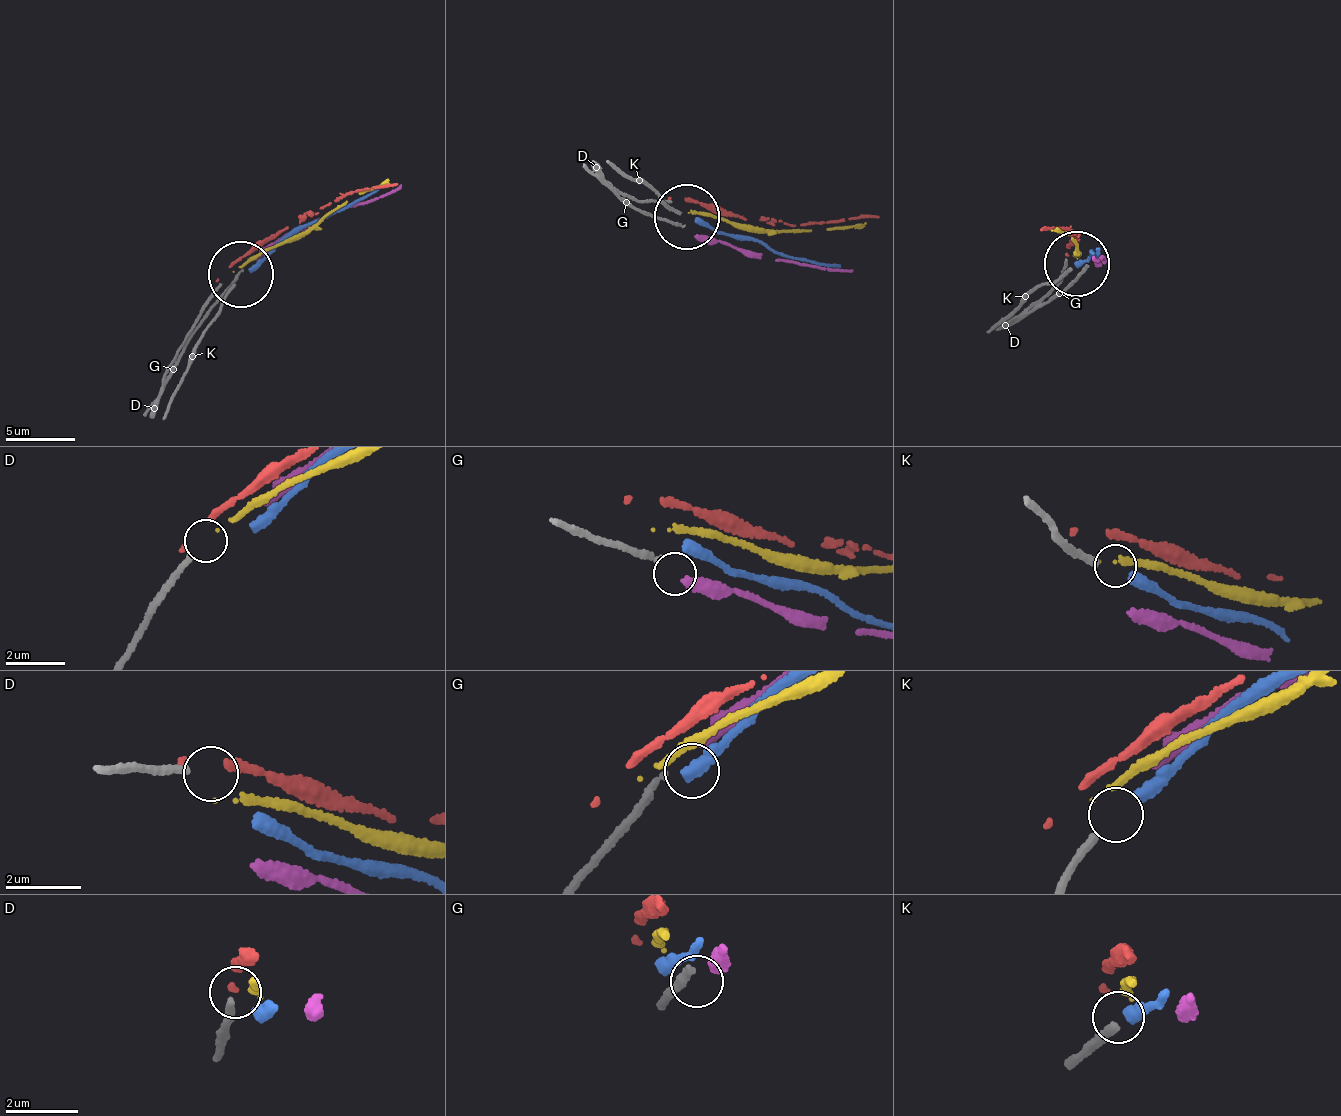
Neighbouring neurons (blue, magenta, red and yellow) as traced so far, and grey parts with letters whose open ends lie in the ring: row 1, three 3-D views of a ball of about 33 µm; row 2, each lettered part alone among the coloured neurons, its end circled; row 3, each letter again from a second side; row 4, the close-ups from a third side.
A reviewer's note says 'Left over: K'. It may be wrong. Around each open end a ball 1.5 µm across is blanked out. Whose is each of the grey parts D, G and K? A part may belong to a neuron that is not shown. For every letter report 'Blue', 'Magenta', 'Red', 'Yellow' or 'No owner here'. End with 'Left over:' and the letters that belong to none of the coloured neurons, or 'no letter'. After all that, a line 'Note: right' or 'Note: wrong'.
D: No owner here
G: Magenta
K: Blue
Left over: D
Note: wrong

